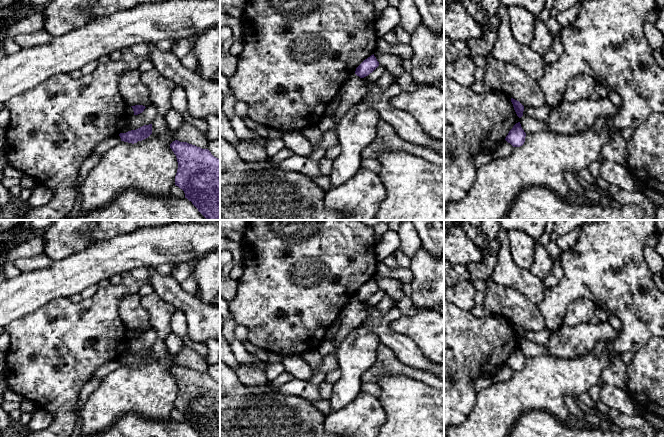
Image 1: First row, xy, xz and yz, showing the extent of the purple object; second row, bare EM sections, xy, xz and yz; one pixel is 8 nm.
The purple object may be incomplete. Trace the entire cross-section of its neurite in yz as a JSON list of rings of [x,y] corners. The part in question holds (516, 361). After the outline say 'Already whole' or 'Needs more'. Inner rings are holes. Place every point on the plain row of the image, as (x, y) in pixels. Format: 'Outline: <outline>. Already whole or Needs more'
Outline: [[[518,346],[509,355],[505,364],[510,367],[513,371],[520,371],[524,368],[525,361],[526,357],[522,353],[520,346]]]. Already whole

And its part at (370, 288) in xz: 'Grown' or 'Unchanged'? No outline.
Unchanged

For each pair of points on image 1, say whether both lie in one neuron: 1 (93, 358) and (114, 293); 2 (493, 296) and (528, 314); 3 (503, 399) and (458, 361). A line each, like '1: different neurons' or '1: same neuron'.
1: same neuron
2: same neuron
3: different neurons

